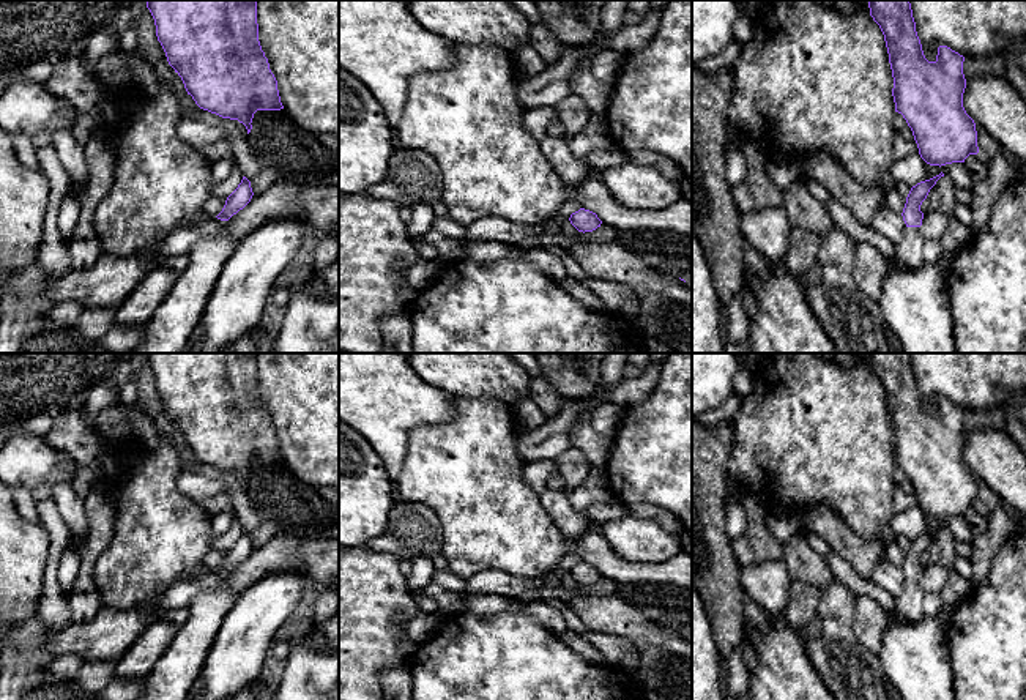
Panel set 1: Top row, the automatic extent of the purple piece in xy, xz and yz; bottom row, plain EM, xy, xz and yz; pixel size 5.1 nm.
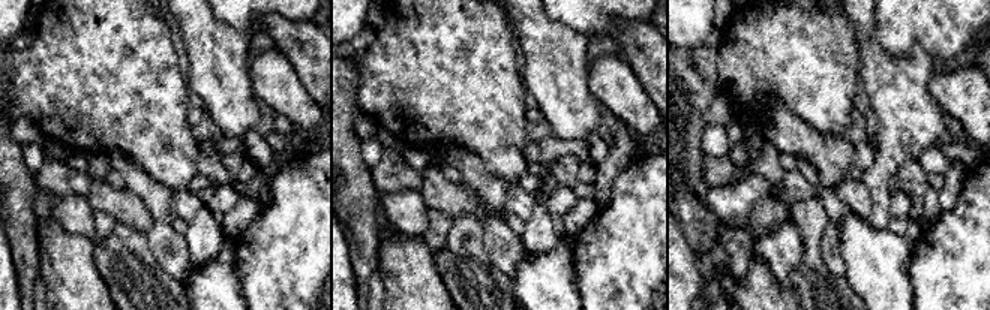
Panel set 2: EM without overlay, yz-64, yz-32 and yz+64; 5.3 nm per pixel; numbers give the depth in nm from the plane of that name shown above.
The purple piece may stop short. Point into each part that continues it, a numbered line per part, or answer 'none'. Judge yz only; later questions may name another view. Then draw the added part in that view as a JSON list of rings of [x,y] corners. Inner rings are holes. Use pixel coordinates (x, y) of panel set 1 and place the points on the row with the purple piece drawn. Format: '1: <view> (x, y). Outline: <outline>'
1: yz (910, 251). Outline: [[[906,227],[900,243],[895,246],[895,262],[901,268],[916,270],[925,263],[924,257],[925,238],[920,227]]]

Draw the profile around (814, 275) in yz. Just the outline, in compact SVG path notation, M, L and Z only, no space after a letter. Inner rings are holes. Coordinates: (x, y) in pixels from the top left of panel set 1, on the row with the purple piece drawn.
M815 263L809 271L801 273L801 274L794 274L794 276L799 281L799 284L802 285L802 289L807 289L812 284L818 284L821 281L821 270Z

